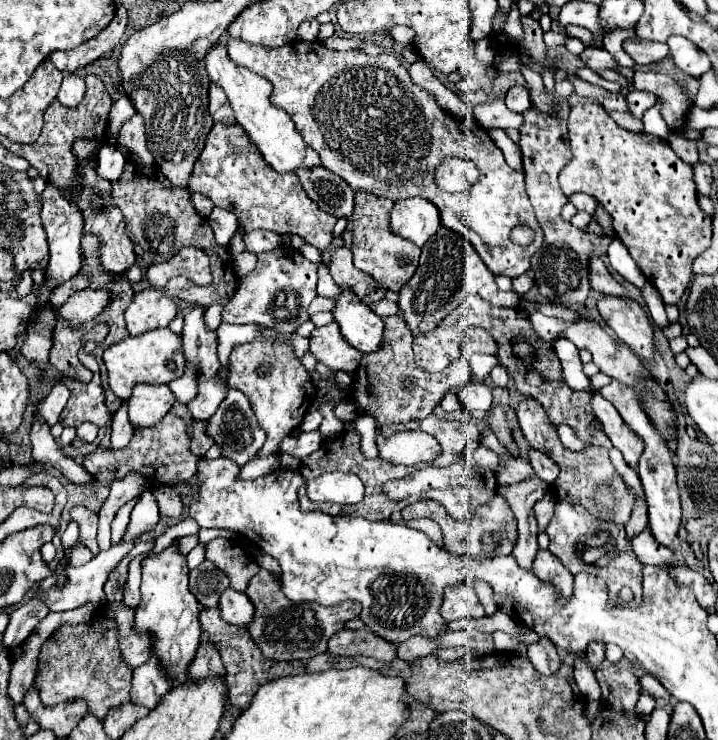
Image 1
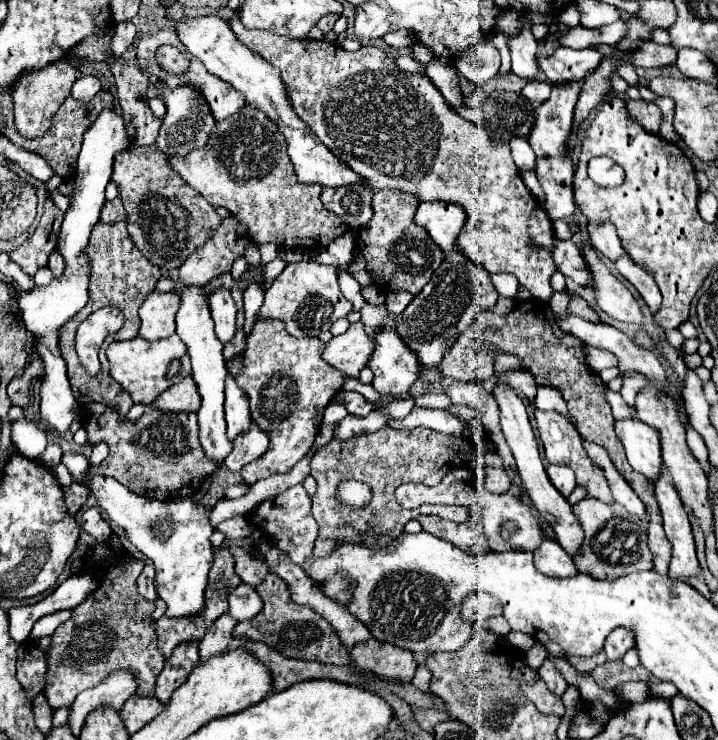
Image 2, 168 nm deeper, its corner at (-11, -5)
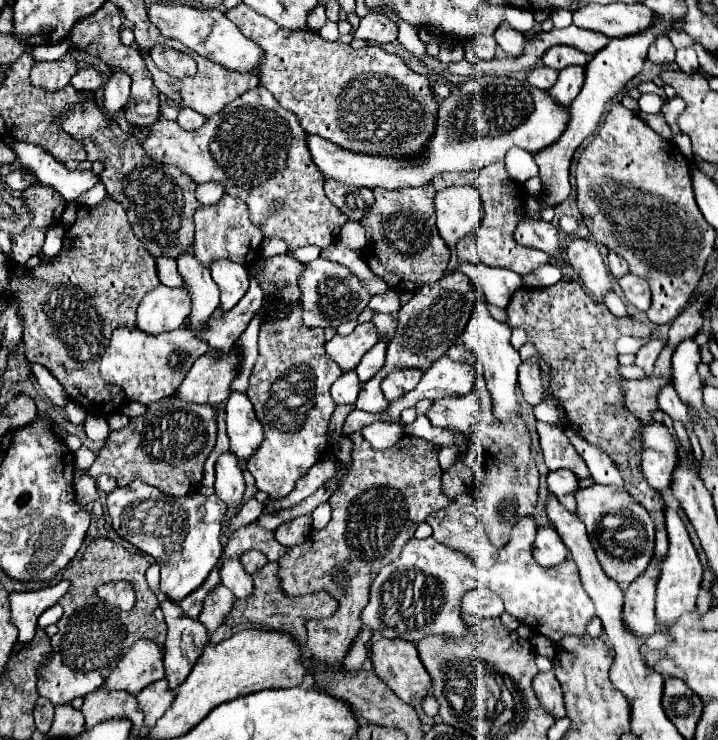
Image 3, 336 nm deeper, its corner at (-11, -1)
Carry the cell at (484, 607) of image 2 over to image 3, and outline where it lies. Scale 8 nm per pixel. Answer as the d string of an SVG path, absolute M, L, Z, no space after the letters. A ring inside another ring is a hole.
M476 587L464 595L462 613L472 613L478 617L500 617L504 613L504 605L502 599L490 589Z

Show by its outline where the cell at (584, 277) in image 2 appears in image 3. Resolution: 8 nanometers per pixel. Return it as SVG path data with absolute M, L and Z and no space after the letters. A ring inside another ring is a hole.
M520 219L520 225L518 225L518 231L514 231L514 237L518 243L526 247L536 247L548 255L556 255L560 249L558 229L546 221Z

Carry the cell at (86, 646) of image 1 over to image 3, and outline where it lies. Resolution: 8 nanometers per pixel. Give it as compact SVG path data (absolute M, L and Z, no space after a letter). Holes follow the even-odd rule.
M94 539L82 555L78 555L66 569L64 579L70 581L68 593L58 601L64 607L62 619L56 623L58 633L52 637L52 655L42 663L38 671L38 693L40 697L50 699L54 705L72 703L76 697L84 697L96 691L108 677L114 663L118 663L122 651L132 647L142 637L150 637L156 643L164 643L166 639L166 623L154 617L154 609L158 607L158 599L154 591L150 591L146 583L146 569L150 567L150 559L140 553L128 551L124 545L114 543L110 539ZM100 581L130 581L136 594L136 607L132 611L122 611L106 601L96 597L96 585Z

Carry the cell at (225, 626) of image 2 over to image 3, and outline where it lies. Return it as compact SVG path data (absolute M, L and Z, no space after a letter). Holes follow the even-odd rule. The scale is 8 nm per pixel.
M218 585L212 593L206 595L198 621L208 629L208 633L214 633L220 621L224 621L224 617L228 615L228 609L232 609L232 601L234 601L234 595L224 585Z

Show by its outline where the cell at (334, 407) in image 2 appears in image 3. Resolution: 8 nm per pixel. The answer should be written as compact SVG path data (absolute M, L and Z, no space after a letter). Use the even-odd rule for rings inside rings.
M354 371L342 373L340 379L336 379L336 383L332 385L332 397L334 397L336 405L356 403L358 391L360 391L360 381L358 381L358 375Z

